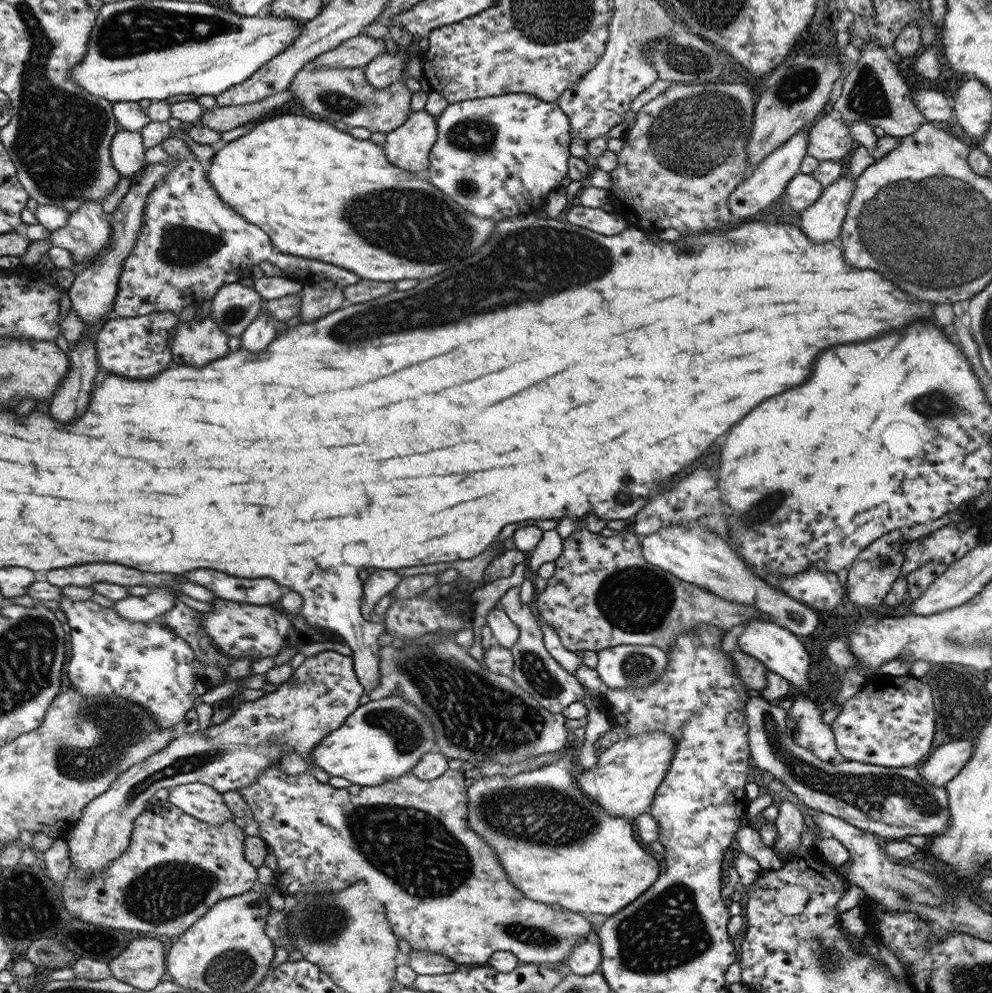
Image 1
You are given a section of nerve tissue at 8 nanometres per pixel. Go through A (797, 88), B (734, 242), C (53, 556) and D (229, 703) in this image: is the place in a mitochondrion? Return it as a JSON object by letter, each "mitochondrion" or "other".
{"A":"mitochondrion","B":"mitochondrion","C":"other","D":"other"}

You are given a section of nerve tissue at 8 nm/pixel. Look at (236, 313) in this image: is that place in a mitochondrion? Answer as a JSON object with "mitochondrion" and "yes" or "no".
{"mitochondrion":"yes"}

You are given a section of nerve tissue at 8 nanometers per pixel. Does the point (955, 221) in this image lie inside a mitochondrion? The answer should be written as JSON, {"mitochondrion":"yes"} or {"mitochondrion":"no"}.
{"mitochondrion":"yes"}

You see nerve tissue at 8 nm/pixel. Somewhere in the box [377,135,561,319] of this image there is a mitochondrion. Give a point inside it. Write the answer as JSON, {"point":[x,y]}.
{"point":[467,187]}

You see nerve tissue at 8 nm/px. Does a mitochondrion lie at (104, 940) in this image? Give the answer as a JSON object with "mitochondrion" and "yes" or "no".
{"mitochondrion":"no"}

